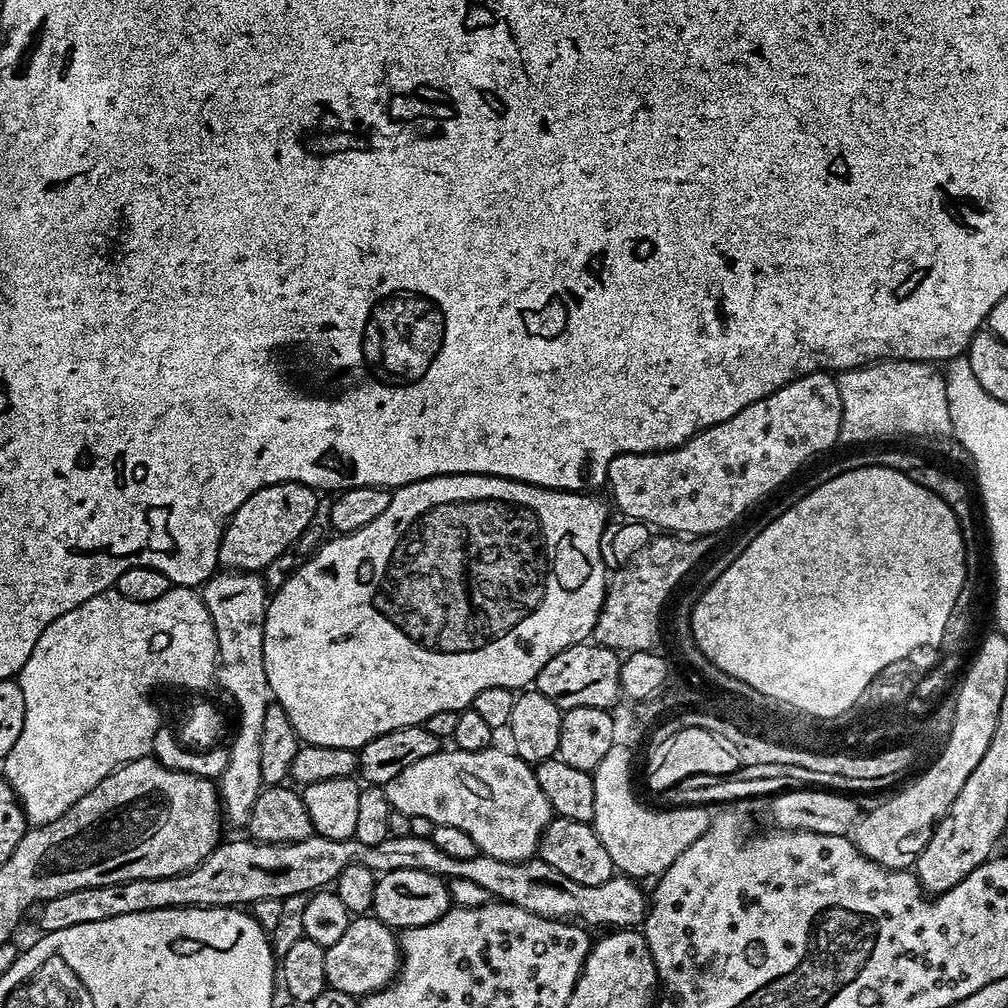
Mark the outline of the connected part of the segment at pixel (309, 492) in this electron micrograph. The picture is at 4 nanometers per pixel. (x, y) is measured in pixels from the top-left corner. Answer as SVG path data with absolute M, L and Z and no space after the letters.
M299 482L271 484L246 498L232 515L220 543L220 564L228 570L259 573L311 526L318 501L315 488Z

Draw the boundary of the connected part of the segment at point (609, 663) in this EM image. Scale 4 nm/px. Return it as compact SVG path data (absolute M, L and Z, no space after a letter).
M595 642L575 644L554 654L554 658L550 658L550 662L538 670L534 688L561 710L574 706L598 706L611 710L622 700L619 682L621 661L621 657L611 648L603 648Z

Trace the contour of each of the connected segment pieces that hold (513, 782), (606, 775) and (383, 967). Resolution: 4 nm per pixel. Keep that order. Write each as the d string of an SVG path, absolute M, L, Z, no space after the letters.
M499 746L477 752L451 751L441 750L430 754L430 758L418 758L414 766L406 766L402 774L390 778L390 782L383 785L383 790L392 809L411 817L430 818L430 822L437 825L458 826L458 830L466 830L481 853L490 858L502 858L502 862L533 859L546 826L554 819L550 802L546 794L542 794L542 786L538 786L533 765L511 750L503 752Z
M613 744L606 758L598 762L595 772L592 773L594 818L591 823L596 829L602 846L606 846L606 854L610 854L612 867L617 873L629 878L641 878L640 876L656 878L672 864L671 858L668 857L668 810L651 812L636 801L636 796L632 793L632 756L634 756L633 749Z
M360 914L348 925L346 934L324 949L326 954L326 978L328 987L363 998L369 992L385 988L396 978L402 959L398 936L372 914Z

